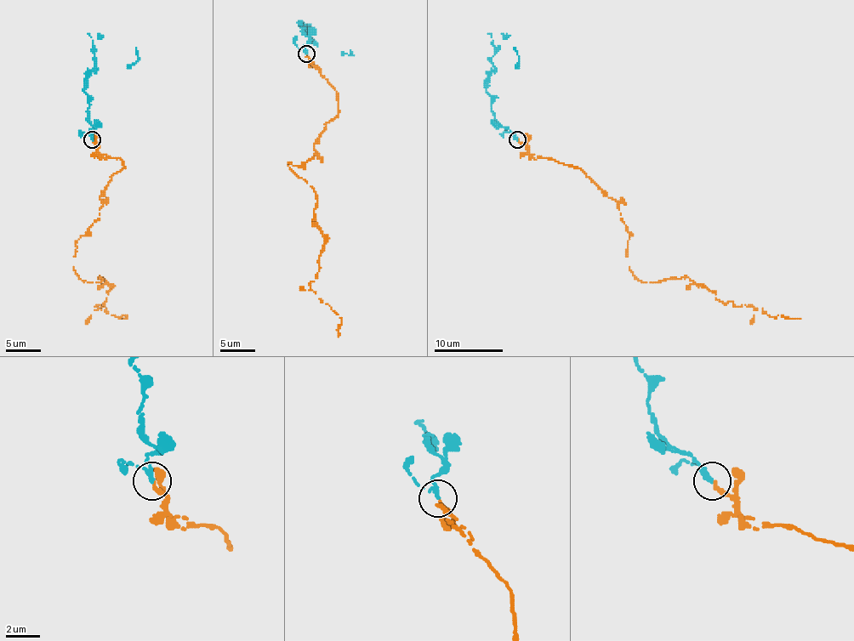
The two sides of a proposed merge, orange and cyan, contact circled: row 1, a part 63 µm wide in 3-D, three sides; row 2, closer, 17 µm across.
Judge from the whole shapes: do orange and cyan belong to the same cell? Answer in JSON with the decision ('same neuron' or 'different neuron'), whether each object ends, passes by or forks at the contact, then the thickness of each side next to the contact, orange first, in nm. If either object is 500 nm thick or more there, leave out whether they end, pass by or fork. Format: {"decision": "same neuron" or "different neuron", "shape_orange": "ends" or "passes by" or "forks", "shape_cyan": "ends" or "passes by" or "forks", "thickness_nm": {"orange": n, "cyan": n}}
{"decision": "same neuron", "shape_orange": "ends", "shape_cyan": "ends", "thickness_nm": {"orange": 220, "cyan": 320}}

